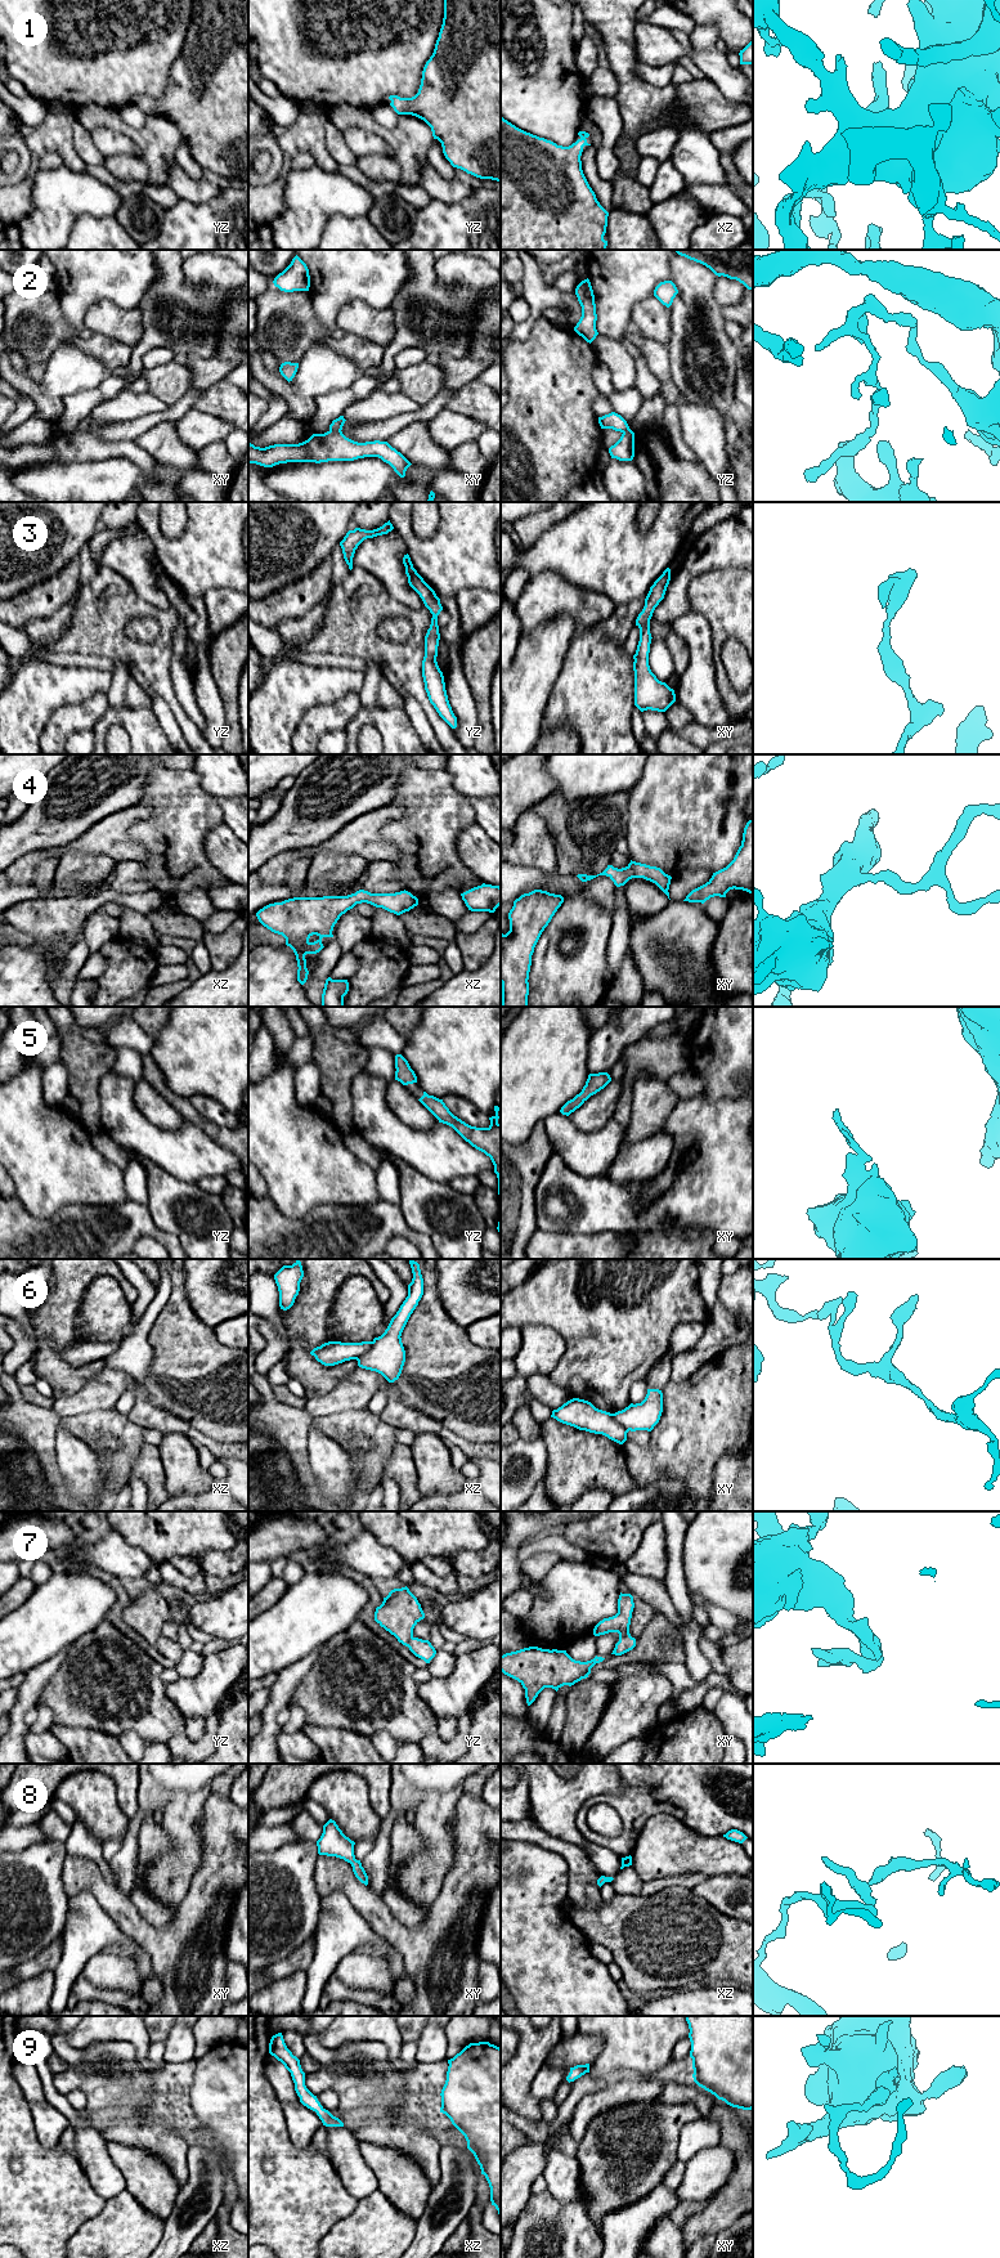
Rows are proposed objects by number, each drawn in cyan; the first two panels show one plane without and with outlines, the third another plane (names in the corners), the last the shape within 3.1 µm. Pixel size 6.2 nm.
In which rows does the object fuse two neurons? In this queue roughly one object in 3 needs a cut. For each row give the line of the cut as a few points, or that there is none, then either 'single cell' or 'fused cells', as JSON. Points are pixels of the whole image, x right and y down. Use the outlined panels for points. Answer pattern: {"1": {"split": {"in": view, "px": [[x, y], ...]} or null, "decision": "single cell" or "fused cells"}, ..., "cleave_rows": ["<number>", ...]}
{"1": {"split": null, "decision": "single cell"}, "2": {"split": {"in": "xy", "px": [[330, 429], [340, 431]]}, "decision": "fused cells"}, "3": {"split": null, "decision": "single cell"}, "4": {"split": null, "decision": "single cell"}, "5": {"split": null, "decision": "single cell"}, "6": {"split": {"in": "xz", "px": [[372, 1342], [372, 1345], [357, 1360]]}, "decision": "fused cells"}, "7": {"split": null, "decision": "single cell"}, "8": {"split": null, "decision": "single cell"}, "9": {"split": null, "decision": "single cell"}, "cleave_rows": ["2", "6"]}

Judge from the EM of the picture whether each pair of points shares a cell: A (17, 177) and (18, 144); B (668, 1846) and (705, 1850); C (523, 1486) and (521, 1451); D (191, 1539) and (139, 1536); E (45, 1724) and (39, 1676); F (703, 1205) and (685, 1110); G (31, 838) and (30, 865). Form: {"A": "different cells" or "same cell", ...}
{"A": "same cell", "B": "same cell", "C": "same cell", "D": "same cell", "E": "different cells", "F": "same cell", "G": "different cells"}

